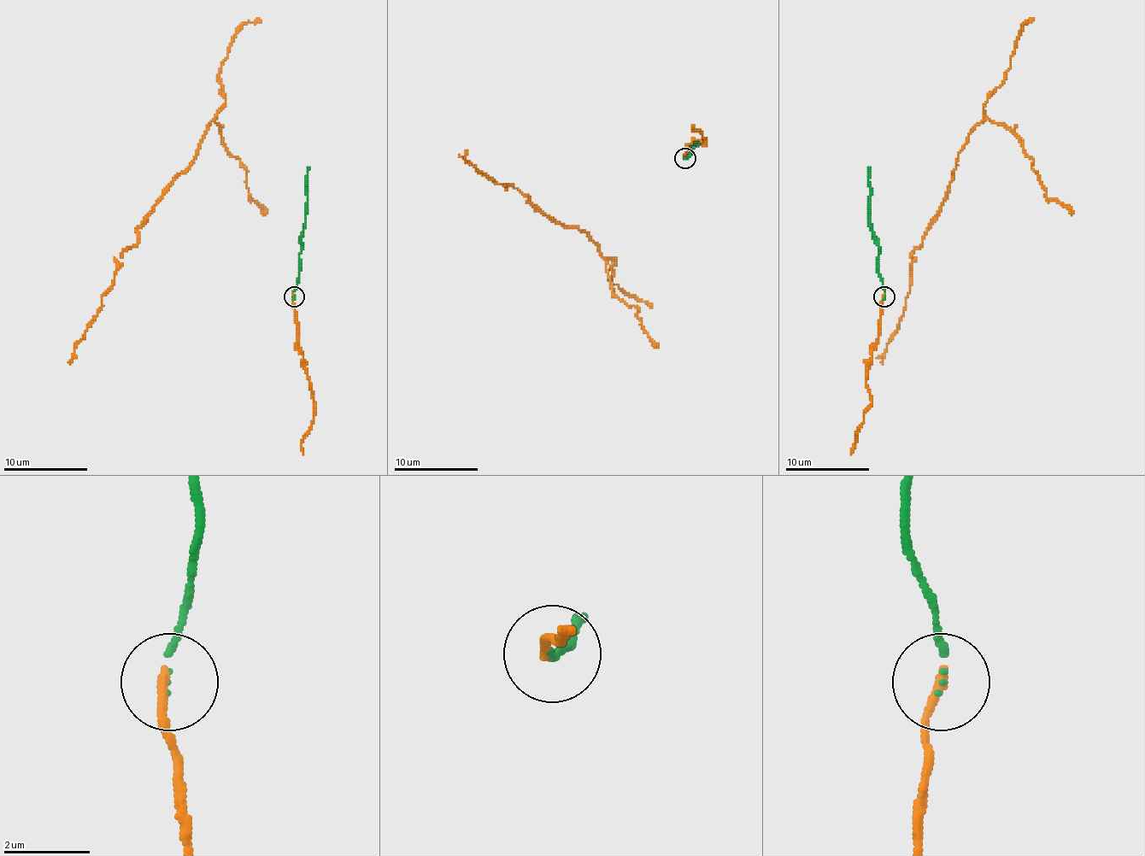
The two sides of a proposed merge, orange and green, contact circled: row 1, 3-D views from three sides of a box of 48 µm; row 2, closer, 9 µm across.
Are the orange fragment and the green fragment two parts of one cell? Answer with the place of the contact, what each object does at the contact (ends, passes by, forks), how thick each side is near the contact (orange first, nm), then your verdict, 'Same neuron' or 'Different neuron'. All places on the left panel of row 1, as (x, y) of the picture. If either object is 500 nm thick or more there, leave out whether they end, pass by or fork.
Place: (294, 296). At the ring orange ends. At the ring green ends. Thickness 220 nm (orange) against 130 nm. Same neuron

